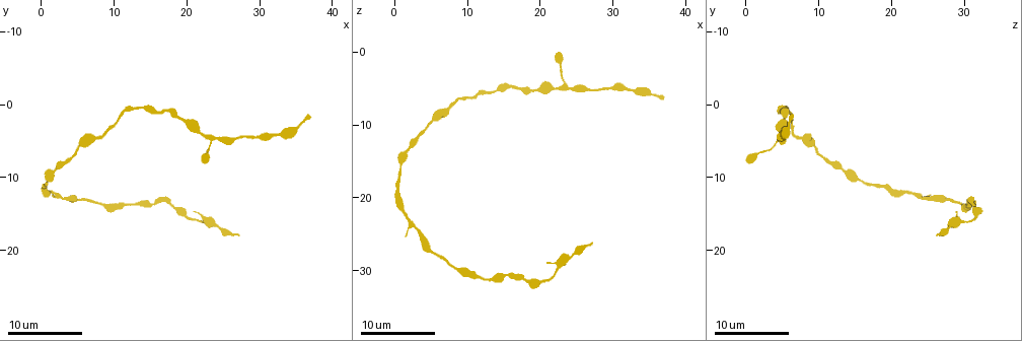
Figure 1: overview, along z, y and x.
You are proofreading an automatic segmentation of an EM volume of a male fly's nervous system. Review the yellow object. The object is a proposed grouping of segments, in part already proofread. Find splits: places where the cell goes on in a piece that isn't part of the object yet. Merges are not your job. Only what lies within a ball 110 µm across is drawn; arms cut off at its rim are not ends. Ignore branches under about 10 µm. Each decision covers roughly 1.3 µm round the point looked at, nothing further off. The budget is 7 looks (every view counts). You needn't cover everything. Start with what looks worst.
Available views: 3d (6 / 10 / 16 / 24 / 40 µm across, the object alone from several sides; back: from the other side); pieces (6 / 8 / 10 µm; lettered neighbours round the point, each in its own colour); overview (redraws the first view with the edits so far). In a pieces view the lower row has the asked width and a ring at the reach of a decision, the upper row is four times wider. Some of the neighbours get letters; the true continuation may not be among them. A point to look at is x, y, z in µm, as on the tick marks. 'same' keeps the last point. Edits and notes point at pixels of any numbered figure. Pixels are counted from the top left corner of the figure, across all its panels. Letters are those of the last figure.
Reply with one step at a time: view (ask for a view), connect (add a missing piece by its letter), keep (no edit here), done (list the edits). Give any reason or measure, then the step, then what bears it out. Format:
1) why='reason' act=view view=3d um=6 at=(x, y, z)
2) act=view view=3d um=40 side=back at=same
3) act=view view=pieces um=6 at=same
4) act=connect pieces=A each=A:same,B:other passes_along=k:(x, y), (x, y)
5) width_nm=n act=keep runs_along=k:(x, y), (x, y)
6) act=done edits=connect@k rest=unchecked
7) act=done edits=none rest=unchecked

why='thin end' act=view view=pieces um=6 at=(27.5, 18.0, 26.5)

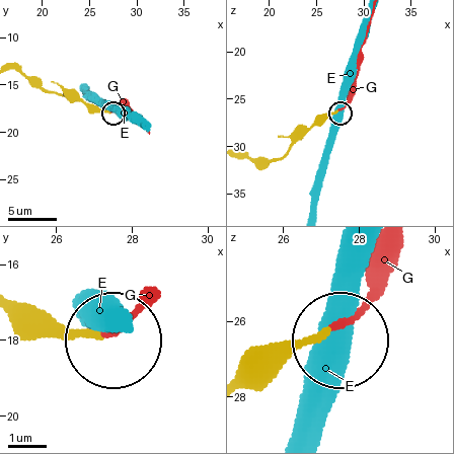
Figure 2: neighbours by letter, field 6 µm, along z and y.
act=connect pieces=G each=E:other,G:same passes_along=2:(17, 305), (107, 336), (140, 311) found='it goes on there'

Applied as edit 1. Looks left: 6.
act=view view=overview

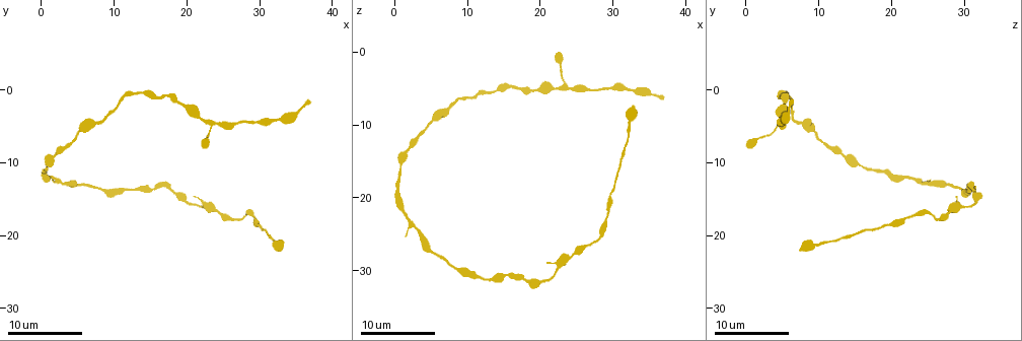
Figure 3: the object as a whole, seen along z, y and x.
why='long arm stops here' act=view view=pieces um=6 at=(33.0, 22.0, 7.5)

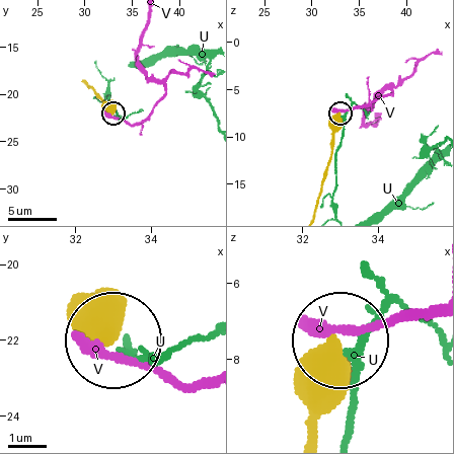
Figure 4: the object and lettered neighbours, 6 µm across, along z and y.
act=keep each=U:other,V:other runs_along=4:(315, 209), (331, 156), (331, 122), (338, 114) found='none of them fits'

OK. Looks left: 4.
act=view view=pieces um=8 at=(1.5, 12.5, 25.5)

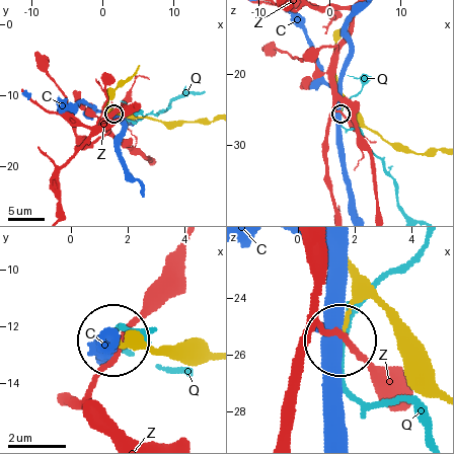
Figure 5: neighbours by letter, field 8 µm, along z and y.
act=keep each=C:other,Q:other,Z:other found='none of them fits'

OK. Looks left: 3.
act=done edits=connect@2 rest=unchecked

